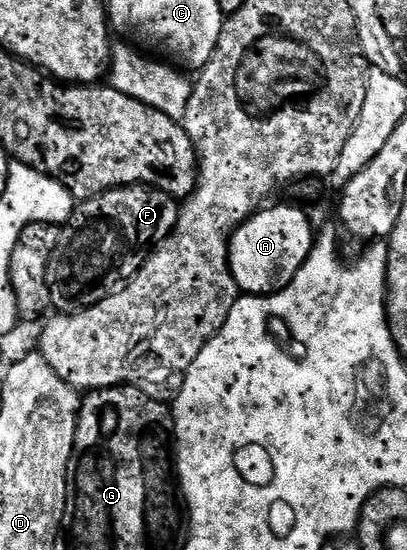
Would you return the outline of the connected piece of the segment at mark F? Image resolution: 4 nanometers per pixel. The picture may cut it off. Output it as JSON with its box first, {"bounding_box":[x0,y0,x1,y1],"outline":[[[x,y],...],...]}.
{"bounding_box":[47,186,178,314],"outline":[[[120,186],[84,199],[61,226],[59,244],[47,264],[52,309],[76,314],[86,306],[102,302],[107,288],[114,285],[113,278],[134,278],[146,256],[172,234],[178,213],[178,199],[152,186]]]}

